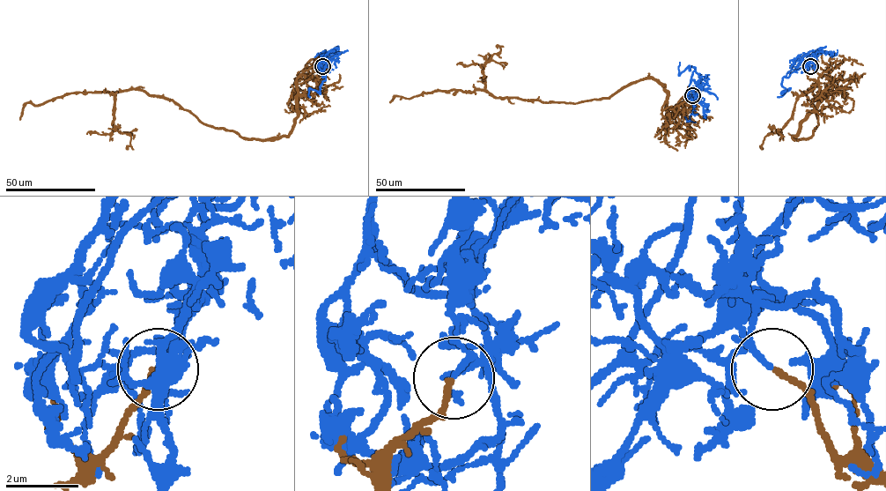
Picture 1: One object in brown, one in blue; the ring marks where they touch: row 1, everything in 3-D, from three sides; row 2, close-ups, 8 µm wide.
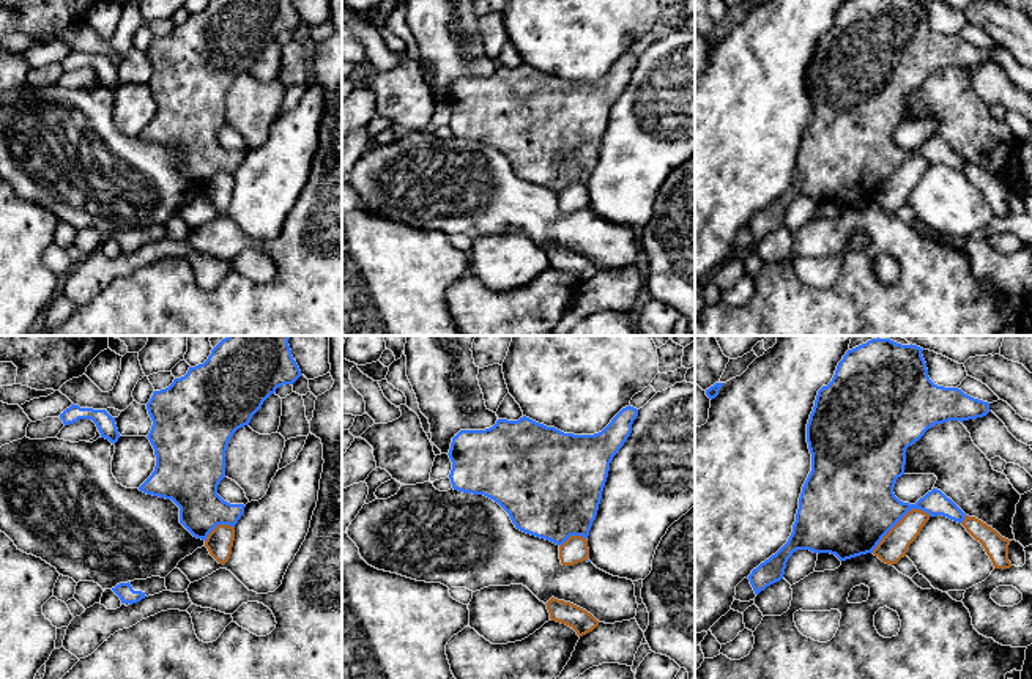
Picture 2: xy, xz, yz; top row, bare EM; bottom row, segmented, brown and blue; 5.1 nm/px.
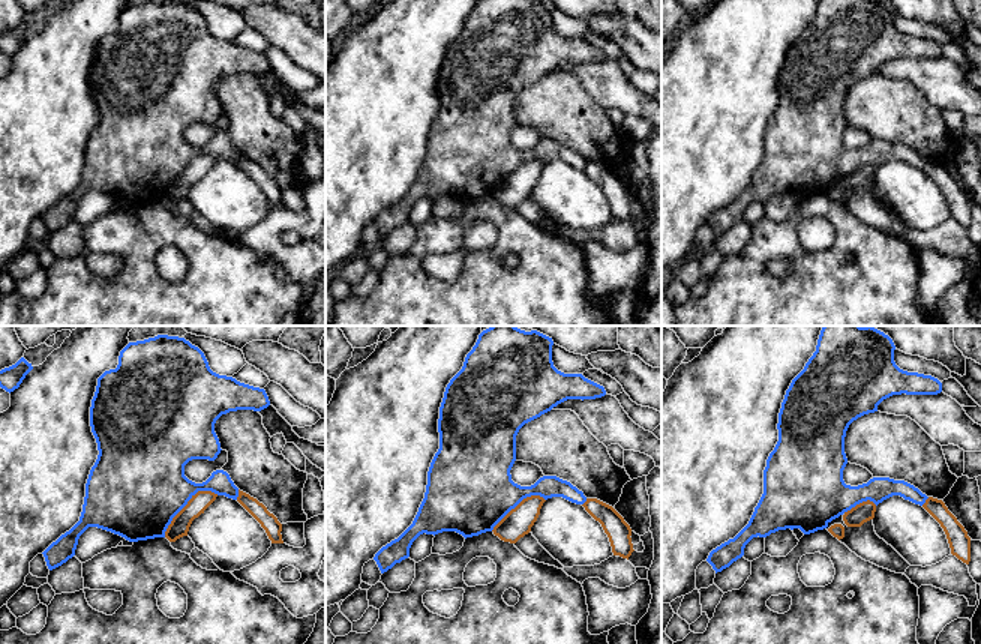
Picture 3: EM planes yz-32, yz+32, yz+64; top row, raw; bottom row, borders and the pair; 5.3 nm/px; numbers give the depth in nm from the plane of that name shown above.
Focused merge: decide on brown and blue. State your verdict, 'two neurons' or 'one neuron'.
two neurons

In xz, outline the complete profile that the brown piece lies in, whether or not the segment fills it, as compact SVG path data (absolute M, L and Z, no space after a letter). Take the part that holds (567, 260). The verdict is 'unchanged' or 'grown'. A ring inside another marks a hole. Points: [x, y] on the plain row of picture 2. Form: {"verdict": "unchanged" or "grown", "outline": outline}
{"verdict": "unchanged", "outline": "M551 244L545 252L551 268L572 274L578 284L592 279L599 273L591 260L570 249Z"}

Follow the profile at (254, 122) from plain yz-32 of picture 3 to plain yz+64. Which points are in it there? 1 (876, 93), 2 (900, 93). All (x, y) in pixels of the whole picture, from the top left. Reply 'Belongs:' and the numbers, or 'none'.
Belongs: 1, 2

